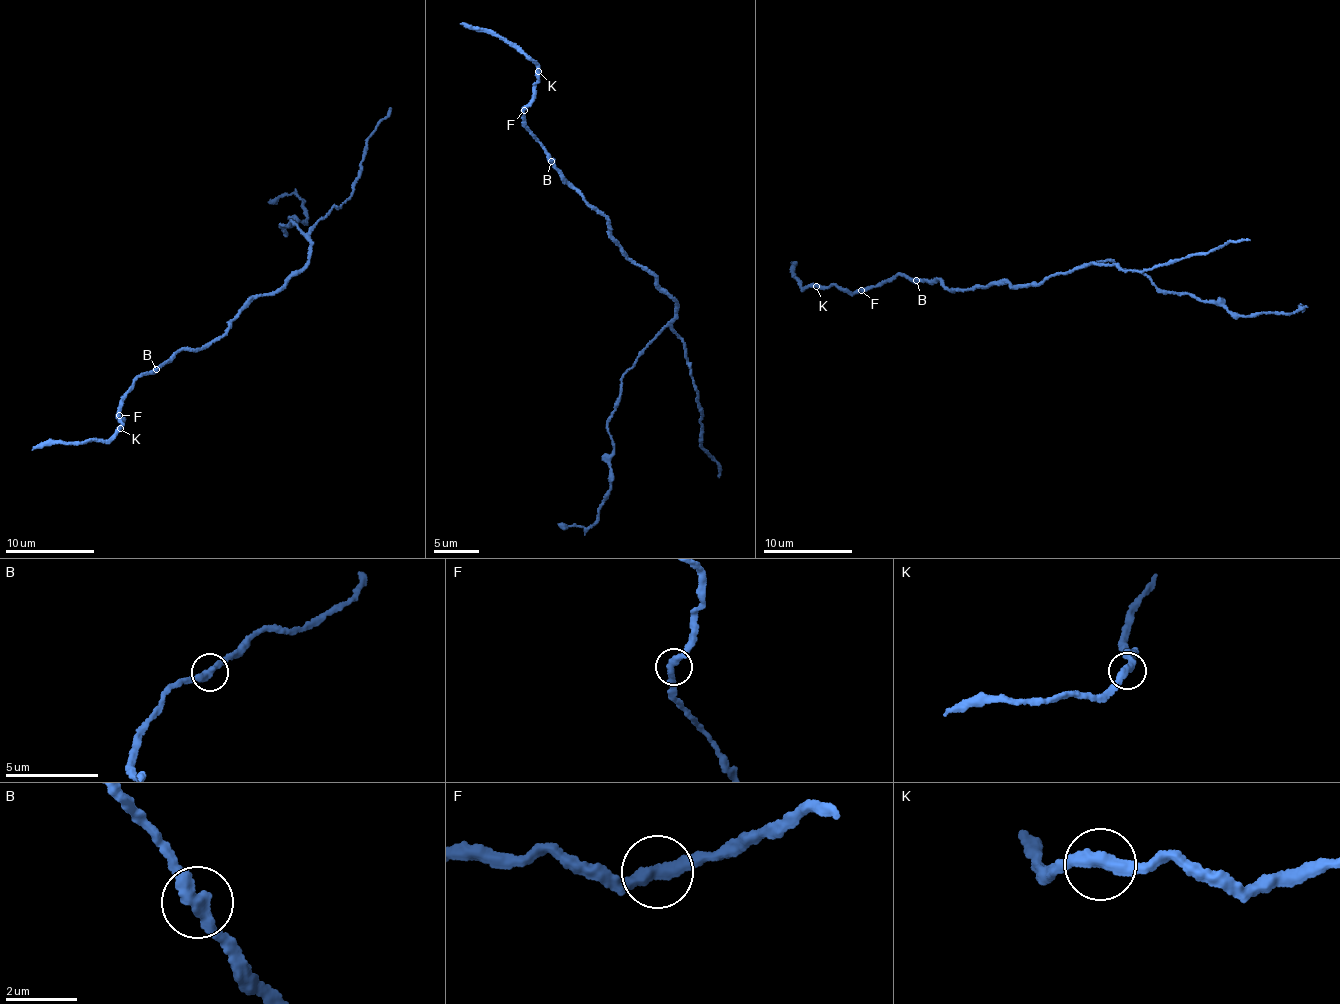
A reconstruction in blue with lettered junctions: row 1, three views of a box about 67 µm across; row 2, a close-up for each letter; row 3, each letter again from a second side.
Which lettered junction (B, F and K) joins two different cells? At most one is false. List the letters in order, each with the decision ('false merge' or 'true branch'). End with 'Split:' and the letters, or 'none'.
B: true branch
F: true branch
K: true branch
Split: none

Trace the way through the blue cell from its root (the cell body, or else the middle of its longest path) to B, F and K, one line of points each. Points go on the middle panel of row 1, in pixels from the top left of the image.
B: (638, 264), (625, 257), (623, 247), (611, 235), (605, 215), (566, 182), (551, 160)
F: (638, 264), (625, 257), (605, 215), (563, 178), (554, 157), (525, 127), (524, 110)
K: (638, 264), (625, 257), (605, 215), (566, 182), (554, 157), (525, 127), (523, 111), (533, 96), (538, 71)

